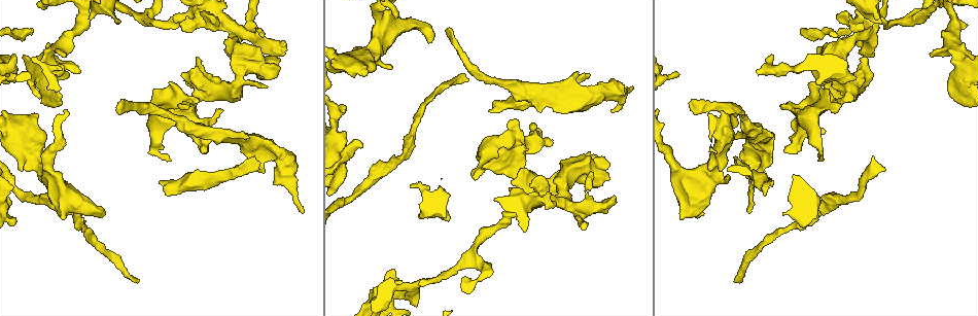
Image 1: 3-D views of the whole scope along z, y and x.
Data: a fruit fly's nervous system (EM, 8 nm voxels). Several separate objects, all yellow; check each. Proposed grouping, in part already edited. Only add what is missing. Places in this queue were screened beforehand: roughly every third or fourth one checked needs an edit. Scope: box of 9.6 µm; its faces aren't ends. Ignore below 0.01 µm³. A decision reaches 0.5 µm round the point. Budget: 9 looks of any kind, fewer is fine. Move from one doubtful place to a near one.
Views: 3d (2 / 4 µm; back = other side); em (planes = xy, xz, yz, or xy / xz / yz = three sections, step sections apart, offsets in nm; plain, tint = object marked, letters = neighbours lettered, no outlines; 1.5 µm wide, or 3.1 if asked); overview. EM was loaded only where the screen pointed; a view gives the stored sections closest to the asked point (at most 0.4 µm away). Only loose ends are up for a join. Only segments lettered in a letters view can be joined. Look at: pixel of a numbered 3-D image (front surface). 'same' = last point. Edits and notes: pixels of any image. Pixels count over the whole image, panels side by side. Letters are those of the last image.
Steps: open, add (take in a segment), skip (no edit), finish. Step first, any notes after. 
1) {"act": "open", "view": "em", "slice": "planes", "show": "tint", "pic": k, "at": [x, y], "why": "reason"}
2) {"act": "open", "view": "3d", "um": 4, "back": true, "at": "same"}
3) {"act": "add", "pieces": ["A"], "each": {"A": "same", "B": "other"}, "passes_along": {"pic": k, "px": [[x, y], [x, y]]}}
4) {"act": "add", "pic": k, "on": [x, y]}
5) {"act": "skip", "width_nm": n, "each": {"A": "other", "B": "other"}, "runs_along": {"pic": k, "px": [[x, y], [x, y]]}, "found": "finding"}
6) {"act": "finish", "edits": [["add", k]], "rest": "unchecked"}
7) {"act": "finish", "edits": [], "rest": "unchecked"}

{"act": "open", "view": "em", "slice": "planes", "show": "plain", "pic": 1, "at": [246, 154], "why": "branch stops here"}

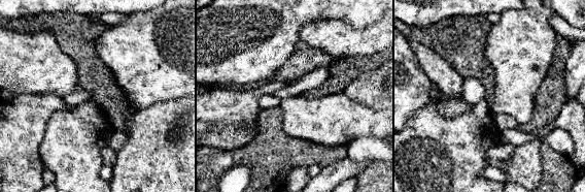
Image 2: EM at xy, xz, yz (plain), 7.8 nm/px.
{"act": "open", "view": "em", "slice": "planes", "show": "letters", "at": "same"}

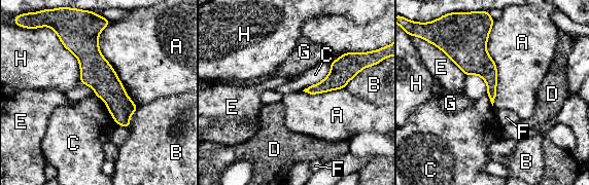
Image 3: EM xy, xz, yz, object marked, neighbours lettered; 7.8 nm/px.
{"act": "skip", "longest_contact_nm": ["A", 700], "each": {"A": "other", "B": "other", "C": "other", "D": "other", "E": "other", "F": "other", "G": "other", "H": "other"}, "found": "none of them fits"}

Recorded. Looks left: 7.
{"act": "open", "view": "em", "slice": "planes", "show": "tint", "pic": 1, "at": [500, 150], "why": "branch stops here"}

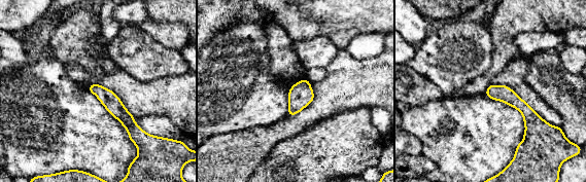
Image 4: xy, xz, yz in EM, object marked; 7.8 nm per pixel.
{"act": "open", "view": "em", "slice": "planes", "show": "letters", "at": "same"}

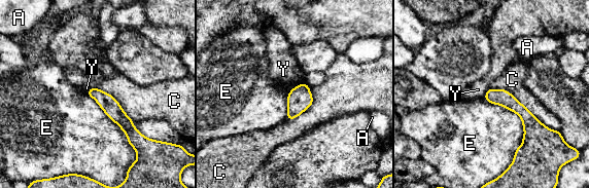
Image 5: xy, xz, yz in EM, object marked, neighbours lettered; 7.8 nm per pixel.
{"act": "skip", "each": {"A": "other", "C": "other", "E": "other", "Y": "other"}, "runs_along": {"pic": 5, "px": [[91, 91], [126, 123], [137, 142]]}, "found": "no lettered segment goes on from it"}

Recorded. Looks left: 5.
{"act": "open", "view": "em", "slice": "xy", "step": 4, "show": "letters", "pic": 1, "at": [496, 103]}

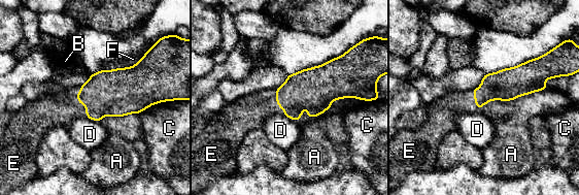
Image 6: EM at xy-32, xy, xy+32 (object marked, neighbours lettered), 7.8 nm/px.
{"act": "add", "pieces": ["E"], "width_nm": 220, "longest_contact_nm": ["A", 550], "each": {"A": "other", "B": "other", "C": "other", "D": "other", "E": "same", "F": "other"}, "found": "it goes on there"}

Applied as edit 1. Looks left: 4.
{"act": "open", "view": "overview"}

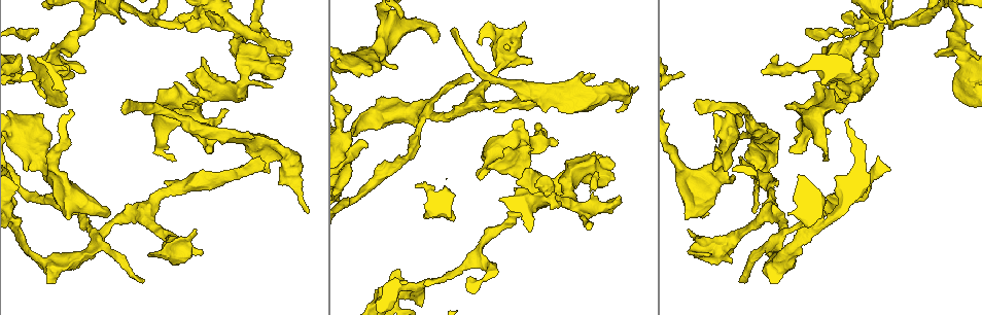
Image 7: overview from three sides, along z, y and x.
{"act": "open", "view": "em", "slice": "xy", "step": 8, "show": "letters", "pic": 7, "at": [865, 43], "why": "branch stops here"}

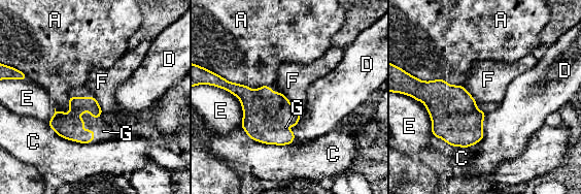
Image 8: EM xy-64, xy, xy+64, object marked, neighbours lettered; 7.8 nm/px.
{"act": "add", "pieces": ["G"], "each": {"A": "other", "C": "other", "D": "other", "E": "other", "F": "other", "G": "same"}, "passes_along": {"pic": 8, "px": [[64, 125], [80, 112], [103, 131]]}, "found": "the cell continues"}

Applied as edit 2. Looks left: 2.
{"act": "finish", "edits": [["add", 6], ["add", 8]], "rest": "unchecked"}

